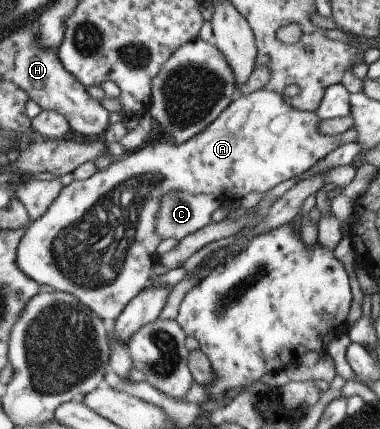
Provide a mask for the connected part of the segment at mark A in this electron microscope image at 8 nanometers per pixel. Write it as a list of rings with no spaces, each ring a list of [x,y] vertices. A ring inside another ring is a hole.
[[[264,88],[239,97],[201,134],[184,144],[148,143],[148,146],[135,153],[129,152],[124,158],[114,159],[113,164],[105,170],[98,170],[88,180],[74,179],[65,186],[48,212],[26,228],[16,258],[20,272],[40,285],[74,294],[100,316],[107,331],[111,332],[116,320],[123,315],[132,300],[147,288],[152,268],[160,261],[156,254],[162,242],[160,234],[156,232],[160,200],[170,192],[214,194],[222,202],[240,201],[250,192],[268,193],[274,186],[308,172],[330,152],[358,138],[355,127],[340,136],[326,136],[320,132],[320,122],[316,111],[302,112],[288,104],[276,90]]]

